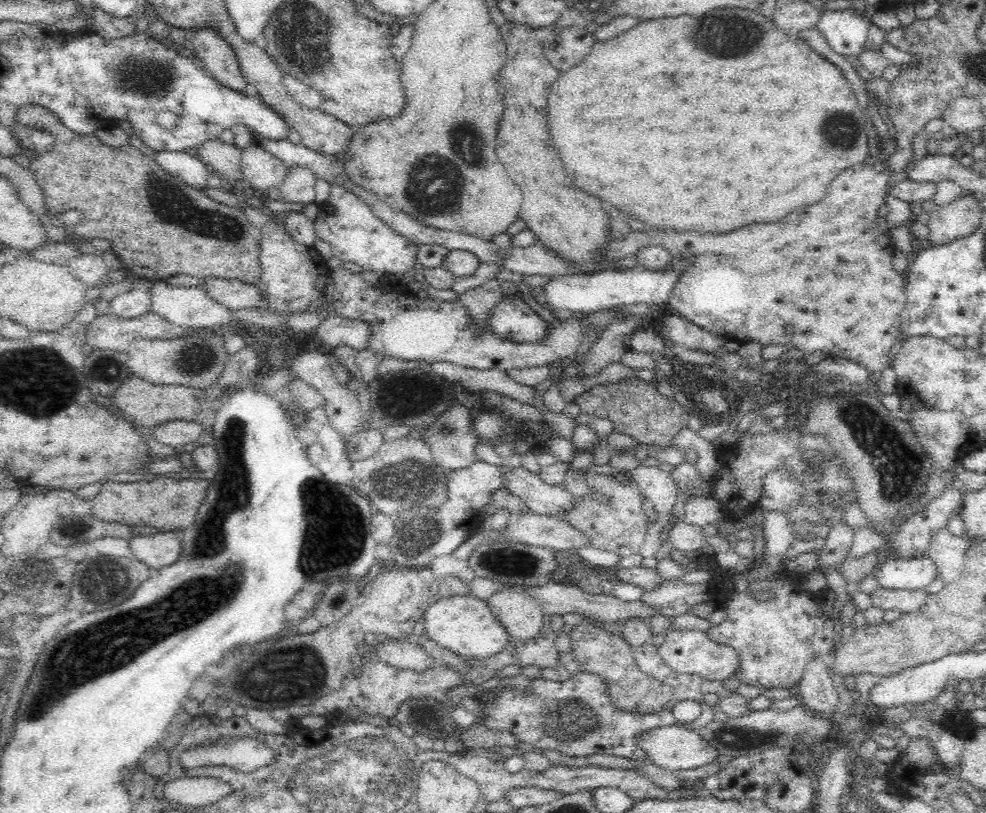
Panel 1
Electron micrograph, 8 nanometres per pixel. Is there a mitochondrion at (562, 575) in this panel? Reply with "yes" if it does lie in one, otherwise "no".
no

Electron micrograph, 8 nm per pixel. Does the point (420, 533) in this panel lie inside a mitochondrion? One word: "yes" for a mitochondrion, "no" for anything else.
yes

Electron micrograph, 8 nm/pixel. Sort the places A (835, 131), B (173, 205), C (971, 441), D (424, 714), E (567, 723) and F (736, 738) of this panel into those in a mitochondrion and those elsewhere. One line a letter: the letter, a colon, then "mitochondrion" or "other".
A: mitochondrion
B: mitochondrion
C: other
D: other
E: mitochondrion
F: mitochondrion

